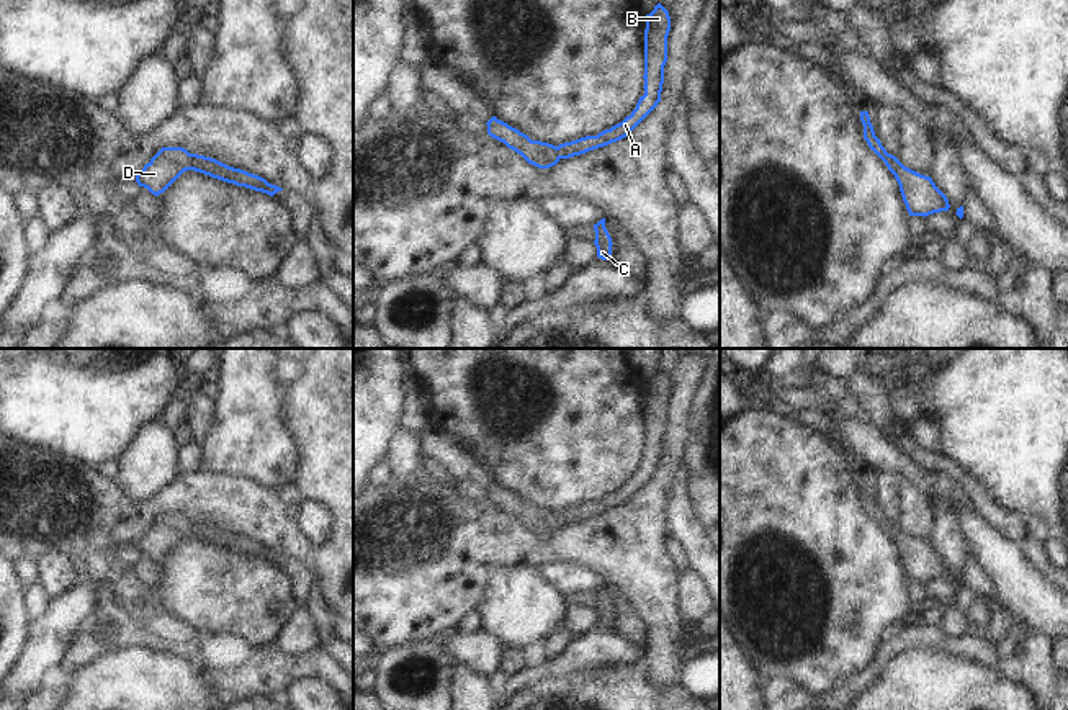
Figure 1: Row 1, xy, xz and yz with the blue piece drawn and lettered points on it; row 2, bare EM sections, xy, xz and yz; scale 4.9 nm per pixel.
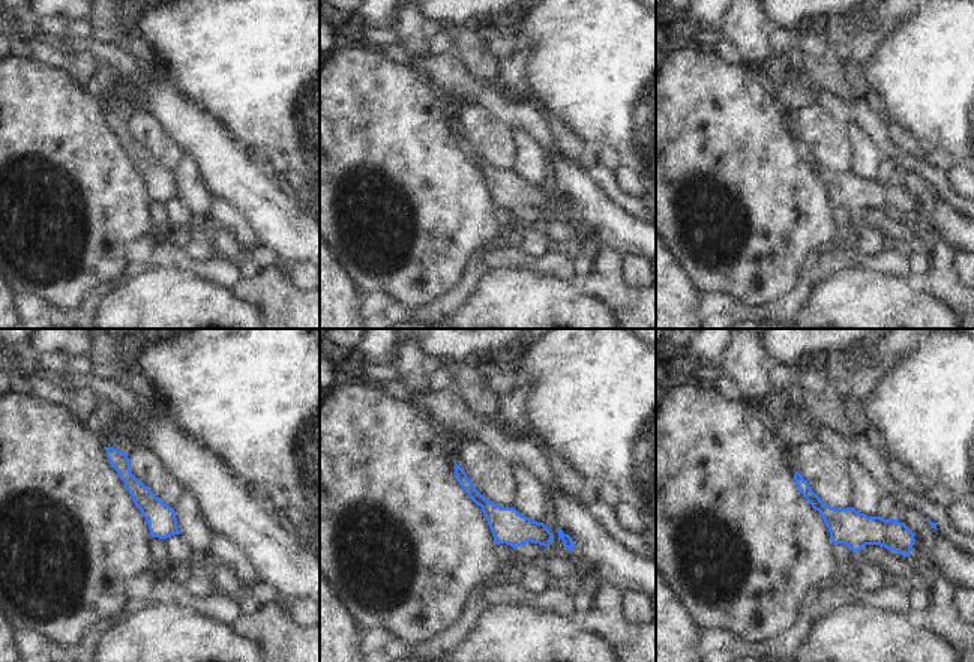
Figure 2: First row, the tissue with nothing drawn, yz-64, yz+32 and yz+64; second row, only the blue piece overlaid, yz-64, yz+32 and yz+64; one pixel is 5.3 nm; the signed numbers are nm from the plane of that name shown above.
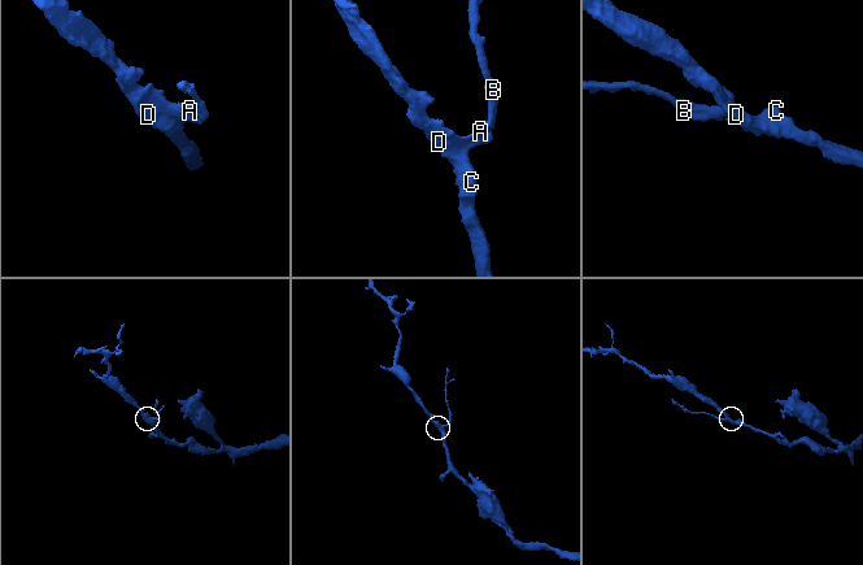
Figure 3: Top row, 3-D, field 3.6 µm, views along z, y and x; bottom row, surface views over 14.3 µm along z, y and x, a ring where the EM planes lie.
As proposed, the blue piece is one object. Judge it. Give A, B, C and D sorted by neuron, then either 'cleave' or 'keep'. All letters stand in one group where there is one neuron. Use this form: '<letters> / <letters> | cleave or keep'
A B C D | keep

